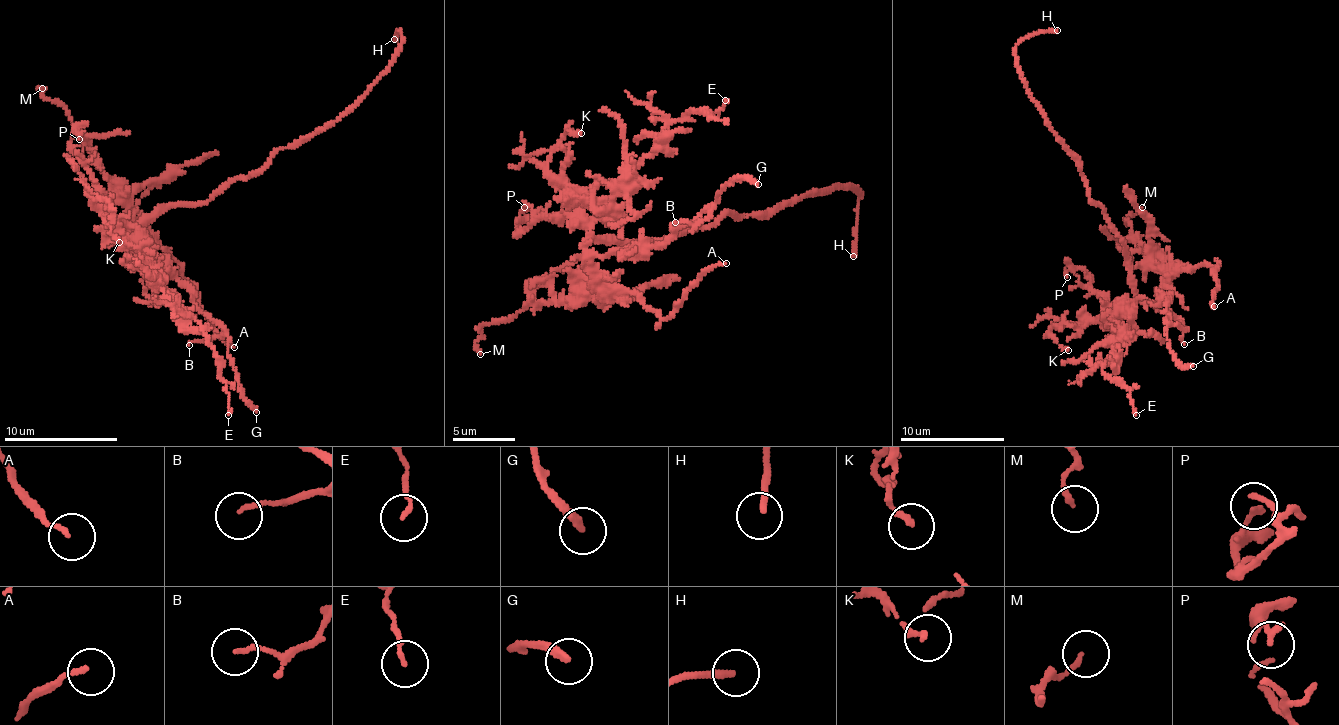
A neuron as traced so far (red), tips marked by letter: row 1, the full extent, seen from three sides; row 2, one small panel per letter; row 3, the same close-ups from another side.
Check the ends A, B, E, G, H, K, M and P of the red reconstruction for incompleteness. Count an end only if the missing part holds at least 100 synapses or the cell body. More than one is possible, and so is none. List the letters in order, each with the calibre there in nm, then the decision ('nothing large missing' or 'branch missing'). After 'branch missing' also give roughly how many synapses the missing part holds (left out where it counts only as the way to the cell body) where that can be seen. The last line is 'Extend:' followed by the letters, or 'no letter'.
A: calibre 130 nm; nothing large missing
B: calibre 120 nm; nothing large missing
E: calibre 130 nm; nothing large missing
G: calibre 260 nm; nothing large missing
H: calibre 200 nm; branch missing
K: calibre 180 nm; nothing large missing
M: calibre 160 nm; nothing large missing
P: calibre 190 nm; nothing large missing
Extend: H

